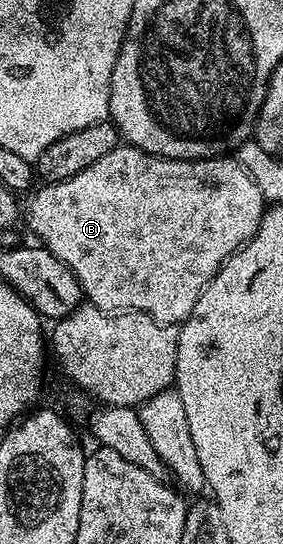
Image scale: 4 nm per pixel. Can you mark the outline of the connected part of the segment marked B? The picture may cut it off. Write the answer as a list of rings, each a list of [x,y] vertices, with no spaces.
[[[119,143],[114,149],[107,151],[107,155],[103,155],[103,159],[91,163],[91,167],[83,167],[83,171],[79,171],[79,175],[71,175],[62,181],[51,181],[40,187],[34,188],[24,198],[23,221],[29,224],[30,231],[38,237],[36,240],[71,269],[75,279],[81,285],[84,300],[109,314],[120,313],[122,310],[145,312],[151,319],[155,319],[161,324],[176,326],[180,326],[193,314],[195,303],[199,303],[207,283],[221,270],[222,265],[232,253],[236,253],[241,246],[247,244],[257,234],[257,229],[261,226],[261,219],[267,208],[265,196],[259,191],[255,179],[251,179],[248,171],[237,162],[236,156],[222,155],[198,161],[180,161],[179,159],[156,157],[147,151],[136,149],[128,143]]]

